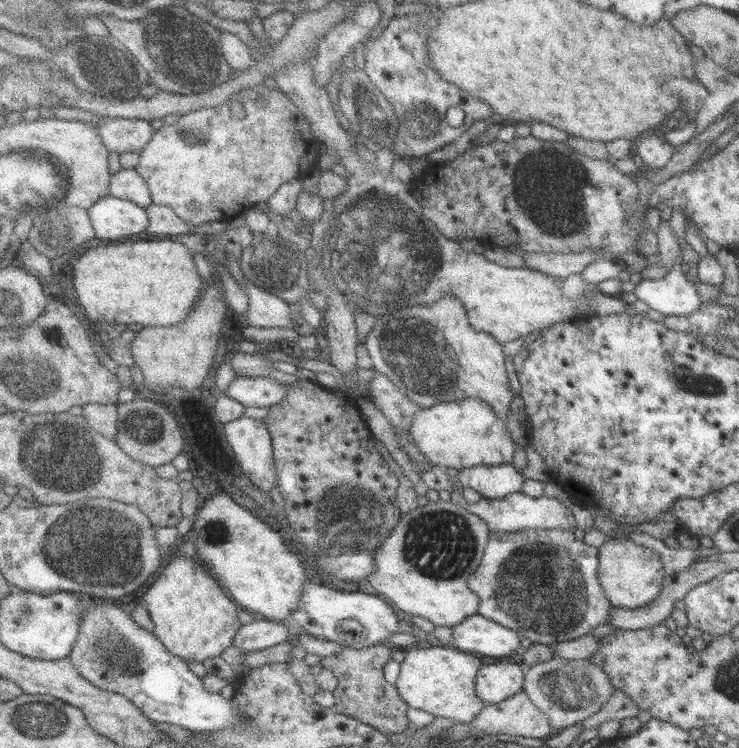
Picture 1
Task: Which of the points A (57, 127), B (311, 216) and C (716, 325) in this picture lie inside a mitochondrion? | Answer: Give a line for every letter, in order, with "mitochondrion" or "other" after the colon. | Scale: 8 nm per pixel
A: other
B: other
C: other

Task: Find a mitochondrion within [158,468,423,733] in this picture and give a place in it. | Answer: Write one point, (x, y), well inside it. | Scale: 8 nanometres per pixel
(340, 505)

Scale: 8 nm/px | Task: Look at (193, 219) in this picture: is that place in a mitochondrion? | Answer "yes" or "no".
no

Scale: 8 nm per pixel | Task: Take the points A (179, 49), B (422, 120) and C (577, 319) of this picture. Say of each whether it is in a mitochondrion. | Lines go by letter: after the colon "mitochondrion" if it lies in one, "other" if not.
A: mitochondrion
B: mitochondrion
C: other

